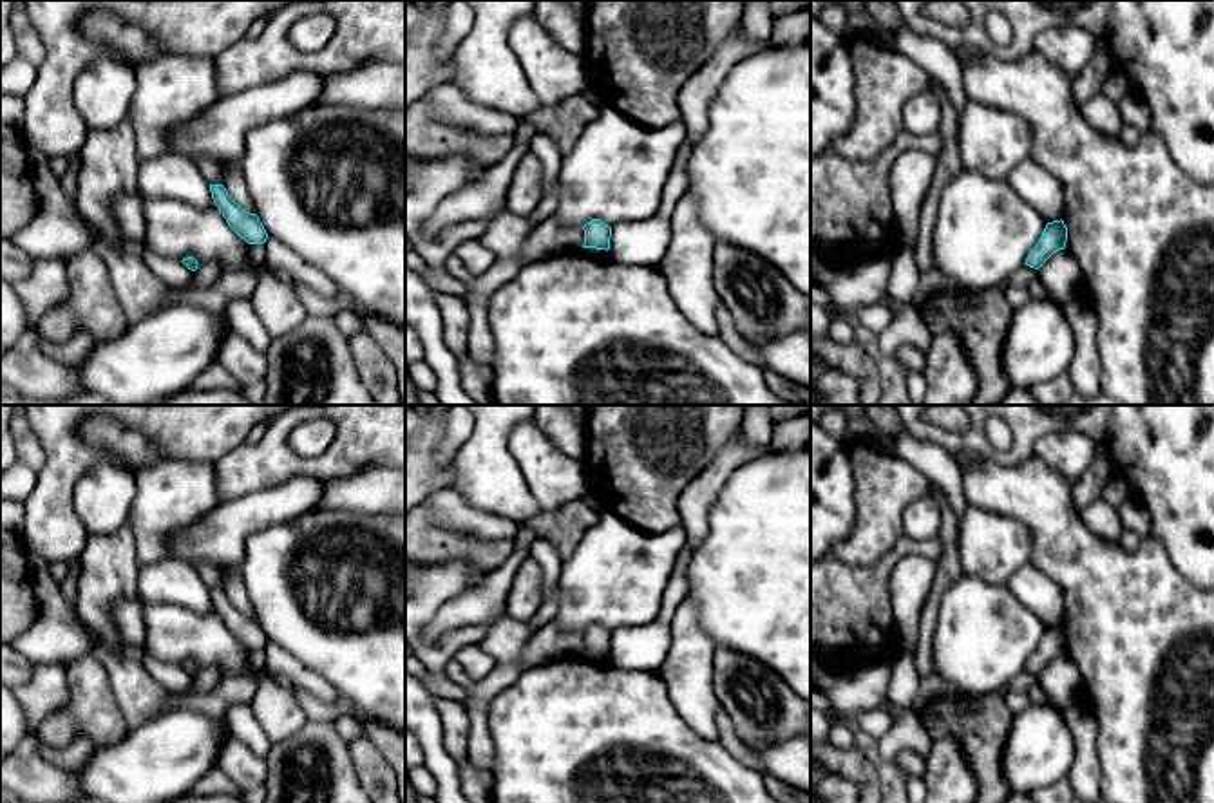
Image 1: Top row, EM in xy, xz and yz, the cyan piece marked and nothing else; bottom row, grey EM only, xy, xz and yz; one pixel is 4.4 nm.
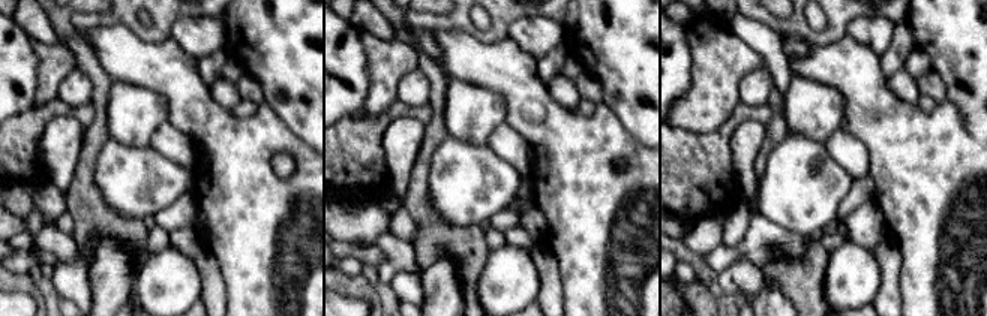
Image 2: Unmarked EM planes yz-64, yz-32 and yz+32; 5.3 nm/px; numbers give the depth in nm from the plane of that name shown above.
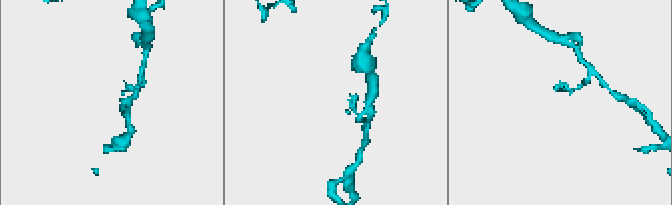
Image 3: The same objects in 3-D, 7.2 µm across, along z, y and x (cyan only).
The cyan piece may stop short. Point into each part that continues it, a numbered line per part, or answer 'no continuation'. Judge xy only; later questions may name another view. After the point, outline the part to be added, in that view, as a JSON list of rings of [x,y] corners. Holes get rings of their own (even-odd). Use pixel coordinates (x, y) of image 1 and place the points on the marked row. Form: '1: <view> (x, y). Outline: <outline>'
no continuation

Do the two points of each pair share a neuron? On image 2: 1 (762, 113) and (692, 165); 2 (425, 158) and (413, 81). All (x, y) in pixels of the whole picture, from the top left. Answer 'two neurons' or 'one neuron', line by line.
1: one neuron
2: two neurons

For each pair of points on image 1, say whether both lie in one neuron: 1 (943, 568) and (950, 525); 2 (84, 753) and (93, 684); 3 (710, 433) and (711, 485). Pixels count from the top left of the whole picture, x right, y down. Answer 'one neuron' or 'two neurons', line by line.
1: one neuron
2: two neurons
3: two neurons

